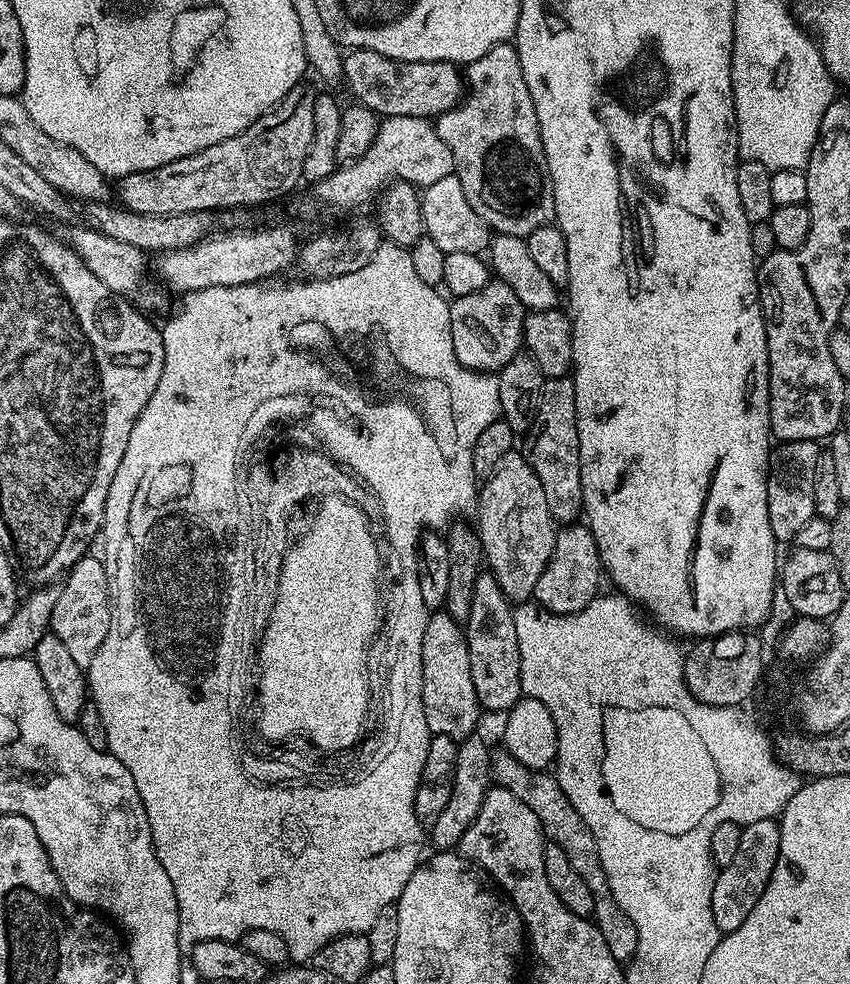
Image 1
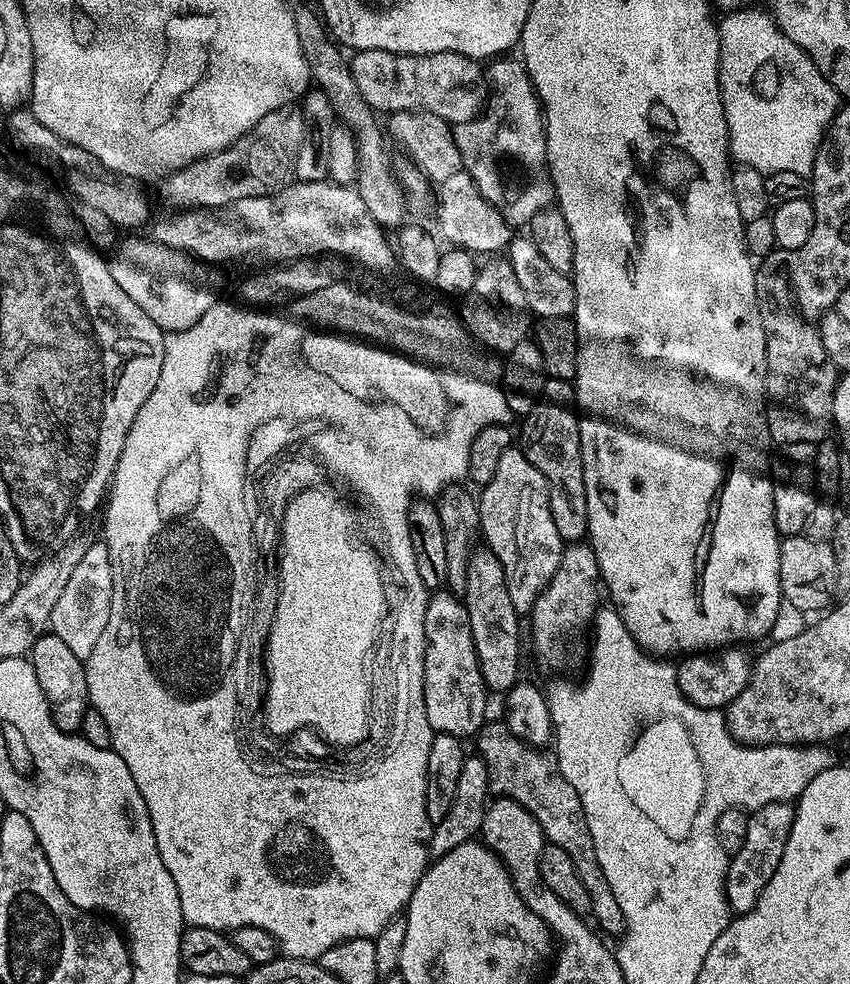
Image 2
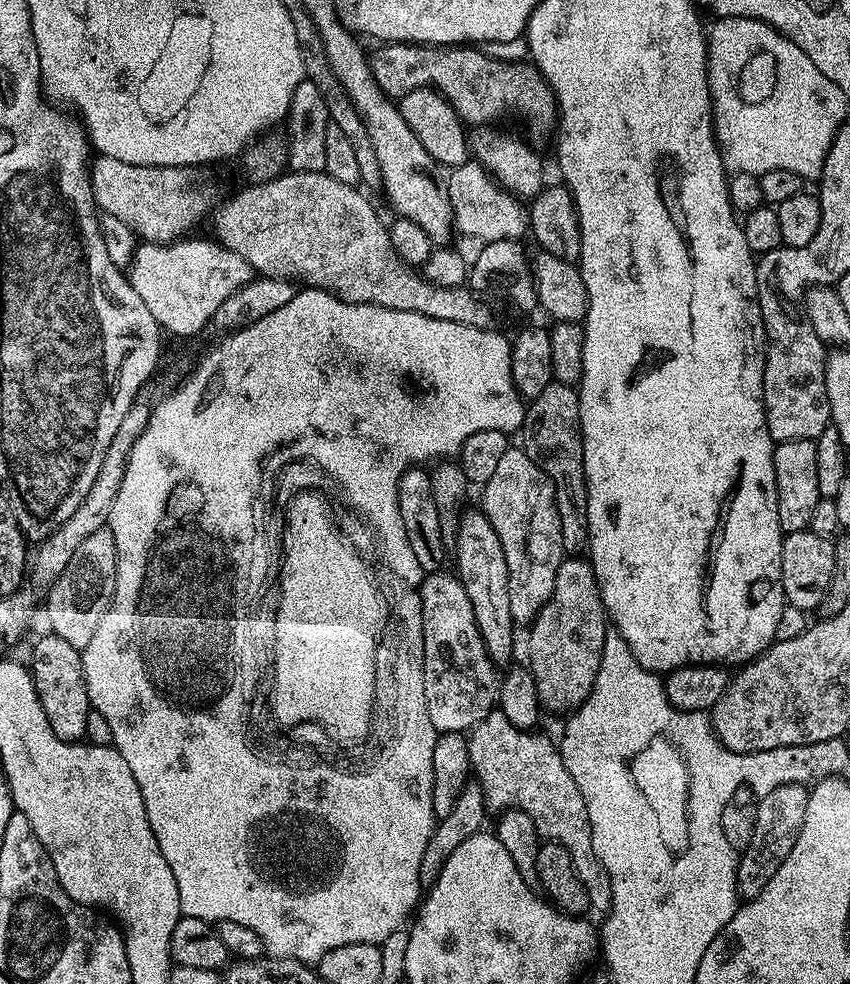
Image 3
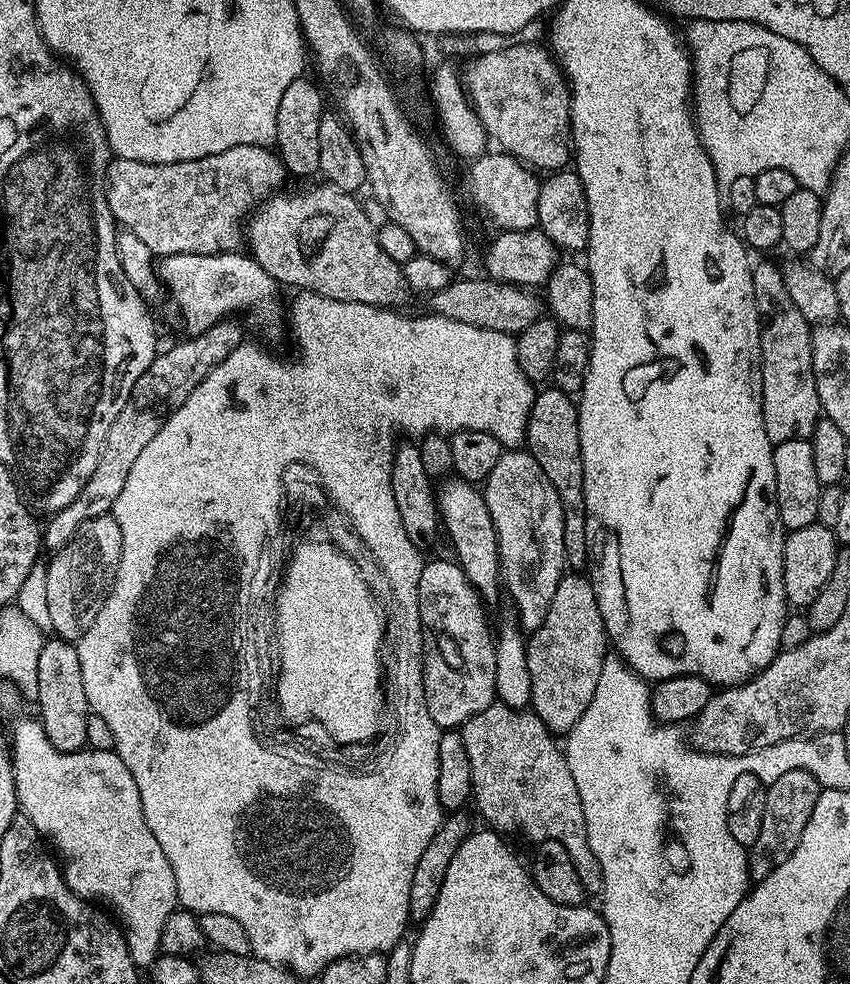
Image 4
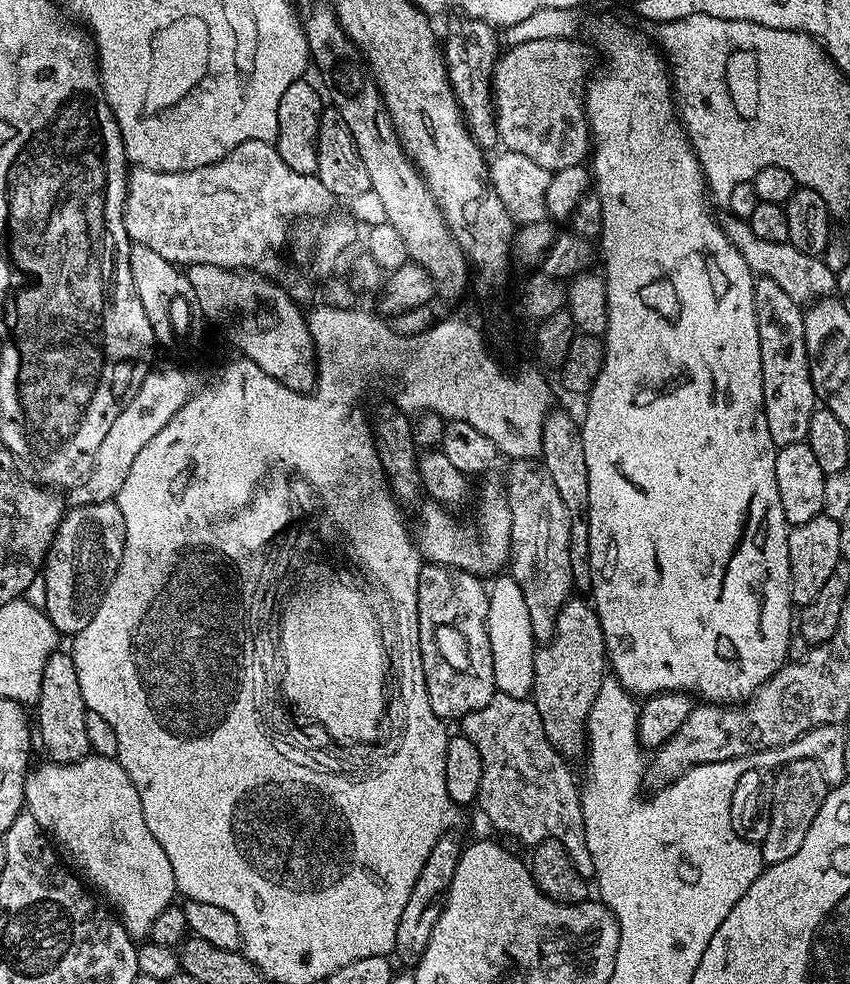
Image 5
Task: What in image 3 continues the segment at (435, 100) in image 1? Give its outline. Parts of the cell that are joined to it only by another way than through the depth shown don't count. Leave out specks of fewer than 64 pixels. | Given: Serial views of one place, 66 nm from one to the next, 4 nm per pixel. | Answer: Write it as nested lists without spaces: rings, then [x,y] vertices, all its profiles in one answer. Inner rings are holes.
[[[385,43],[370,56],[374,82],[390,98],[399,98],[419,88],[434,88],[468,126],[488,126],[503,116],[521,116],[532,142],[553,135],[558,124],[556,96],[535,64],[495,60],[476,46],[425,46]]]

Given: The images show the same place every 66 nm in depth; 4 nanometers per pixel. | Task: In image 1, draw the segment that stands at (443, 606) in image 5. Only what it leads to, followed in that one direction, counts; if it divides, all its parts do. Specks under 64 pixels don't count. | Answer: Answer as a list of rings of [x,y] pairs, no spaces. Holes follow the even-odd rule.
[[[436,610],[426,622],[426,634],[422,634],[422,706],[426,710],[426,722],[433,736],[448,736],[457,742],[477,731],[476,723],[482,717],[478,694],[474,694],[474,678],[470,674],[470,650],[465,629],[447,610]]]

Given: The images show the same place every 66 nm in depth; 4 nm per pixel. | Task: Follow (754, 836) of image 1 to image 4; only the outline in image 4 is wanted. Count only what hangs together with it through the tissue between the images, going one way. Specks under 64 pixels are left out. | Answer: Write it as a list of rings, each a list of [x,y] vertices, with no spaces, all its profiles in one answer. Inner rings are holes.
[[[790,770],[790,774],[782,774],[775,782],[767,785],[762,805],[762,830],[758,834],[758,842],[748,848],[748,874],[753,881],[765,880],[771,872],[790,854],[794,854],[794,846],[802,842],[802,830],[806,830],[806,822],[810,822],[810,814],[814,814],[814,806],[821,794],[821,786],[809,772]]]

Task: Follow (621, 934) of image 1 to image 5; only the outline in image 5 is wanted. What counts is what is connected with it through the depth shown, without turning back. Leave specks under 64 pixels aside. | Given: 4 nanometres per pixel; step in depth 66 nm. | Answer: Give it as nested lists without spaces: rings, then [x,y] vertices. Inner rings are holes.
[[[497,692],[482,706],[482,710],[474,710],[459,721],[459,731],[474,746],[478,746],[478,754],[482,754],[482,786],[478,797],[478,808],[488,815],[488,820],[500,832],[521,840],[527,846],[535,846],[544,840],[557,840],[566,846],[566,854],[574,862],[578,874],[585,878],[595,877],[594,862],[590,854],[590,846],[586,846],[586,830],[584,829],[584,805],[578,780],[572,777],[568,769],[569,761],[556,751],[556,747],[546,738],[546,730],[542,730],[542,718],[538,718],[536,703],[532,699],[519,700]]]

